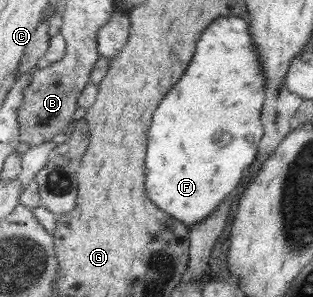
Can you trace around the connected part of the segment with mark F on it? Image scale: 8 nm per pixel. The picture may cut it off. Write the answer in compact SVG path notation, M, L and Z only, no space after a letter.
M217 17L215 23L203 31L185 75L167 92L154 111L144 163L147 197L188 229L224 203L225 197L242 181L243 169L256 158L258 143L264 134L261 116L267 96L267 77L260 66L259 51L252 43L248 23L239 17Z

